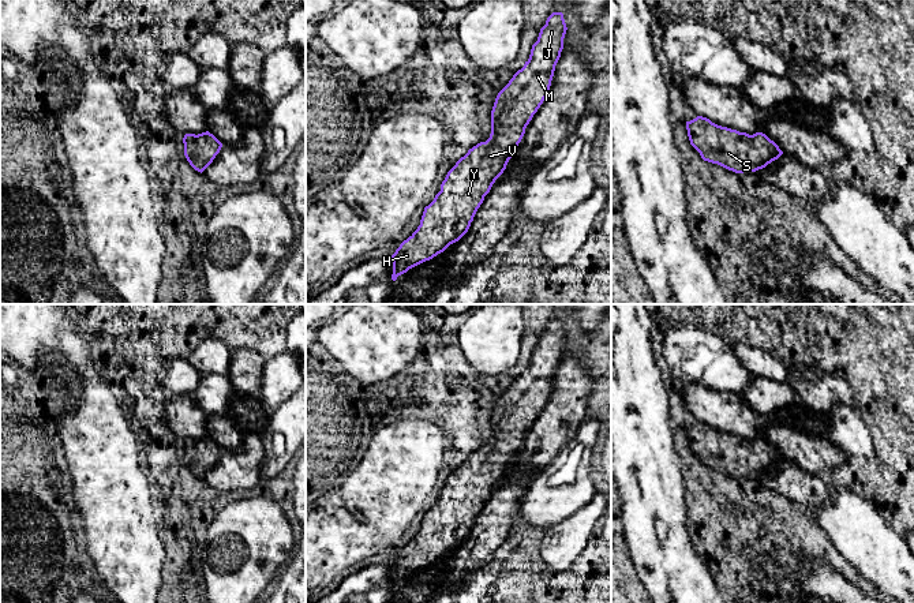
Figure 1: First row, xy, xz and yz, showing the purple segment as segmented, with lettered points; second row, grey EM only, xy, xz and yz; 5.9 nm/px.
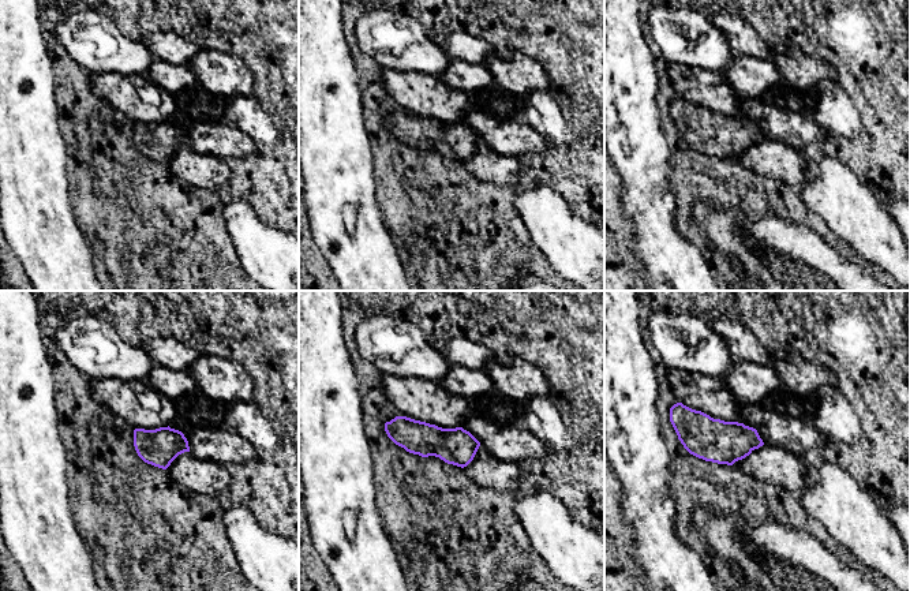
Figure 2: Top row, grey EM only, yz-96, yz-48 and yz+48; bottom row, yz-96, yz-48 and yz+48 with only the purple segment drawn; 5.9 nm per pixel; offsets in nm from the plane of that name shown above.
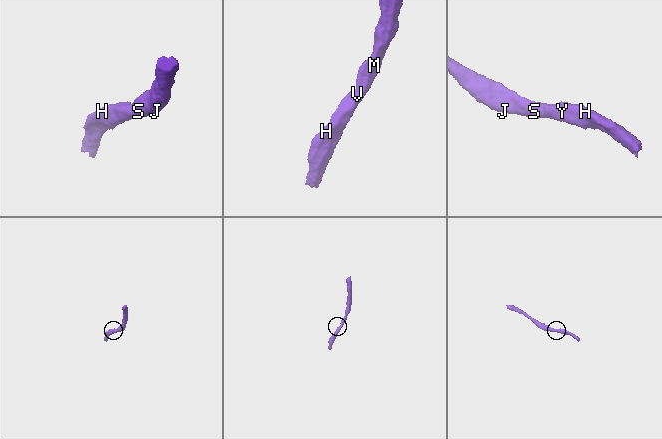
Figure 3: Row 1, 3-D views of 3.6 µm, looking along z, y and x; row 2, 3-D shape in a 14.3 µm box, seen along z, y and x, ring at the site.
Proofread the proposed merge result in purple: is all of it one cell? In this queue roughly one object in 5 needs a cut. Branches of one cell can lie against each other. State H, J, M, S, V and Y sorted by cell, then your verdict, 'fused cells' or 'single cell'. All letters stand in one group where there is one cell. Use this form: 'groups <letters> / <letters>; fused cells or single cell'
groups H J M S V Y; single cell

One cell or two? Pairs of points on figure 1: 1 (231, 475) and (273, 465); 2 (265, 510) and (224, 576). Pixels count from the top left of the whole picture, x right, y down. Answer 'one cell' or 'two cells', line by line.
1: two cells
2: one cell

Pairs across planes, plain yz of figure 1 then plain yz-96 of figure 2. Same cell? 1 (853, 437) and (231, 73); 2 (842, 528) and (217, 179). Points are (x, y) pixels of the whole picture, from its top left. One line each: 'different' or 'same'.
1: different
2: different

